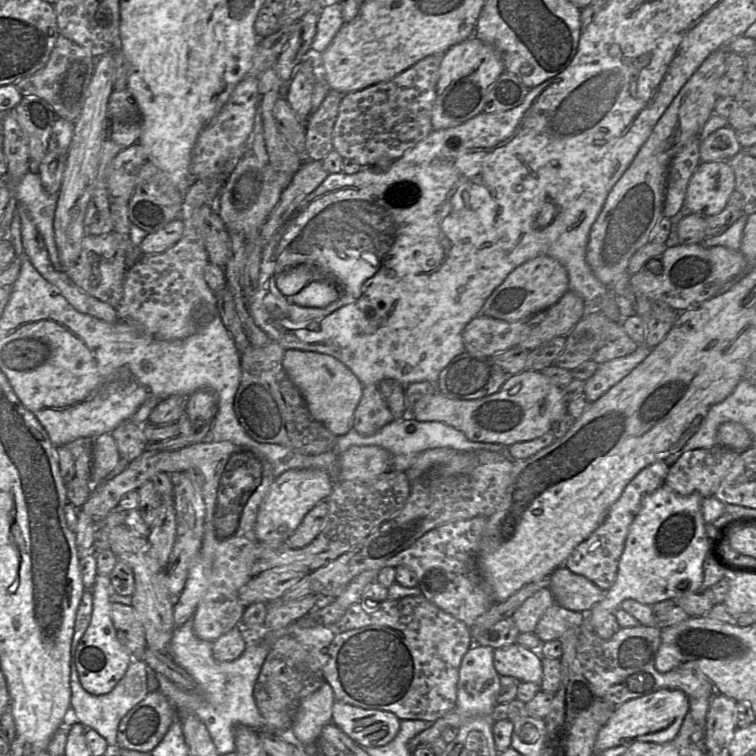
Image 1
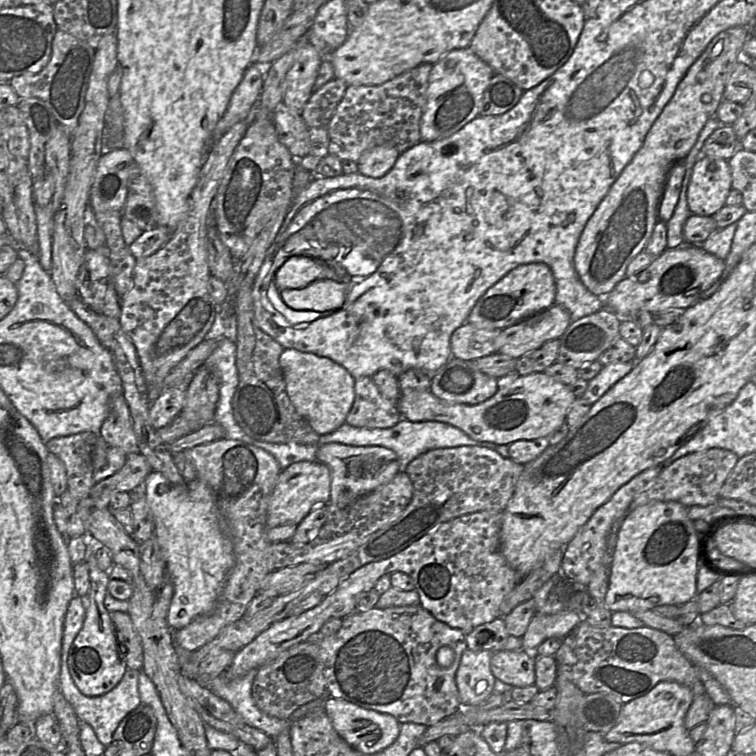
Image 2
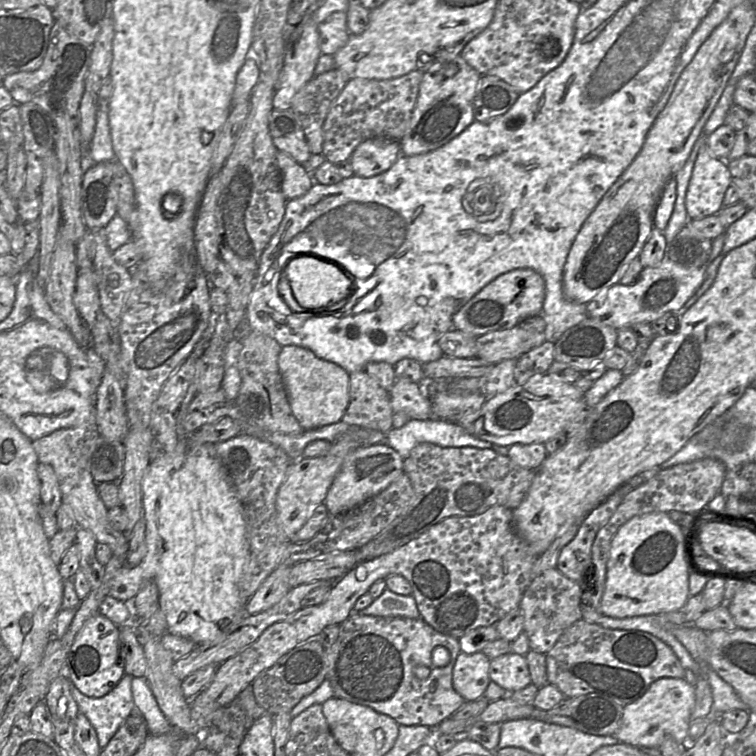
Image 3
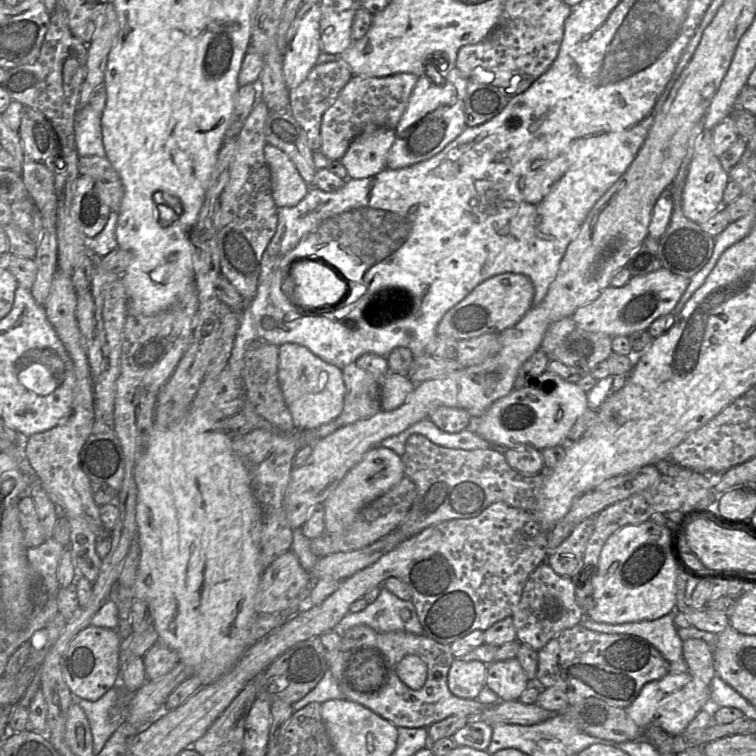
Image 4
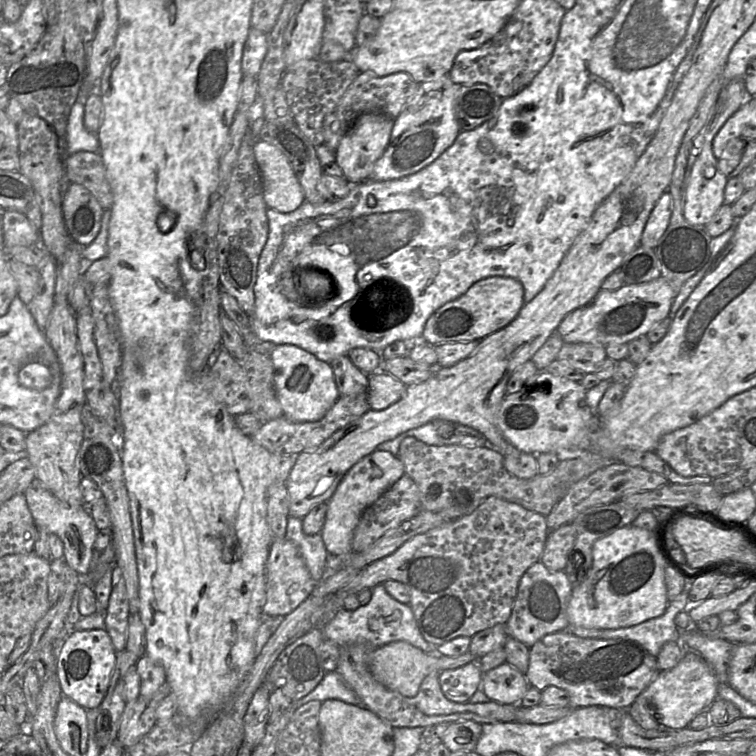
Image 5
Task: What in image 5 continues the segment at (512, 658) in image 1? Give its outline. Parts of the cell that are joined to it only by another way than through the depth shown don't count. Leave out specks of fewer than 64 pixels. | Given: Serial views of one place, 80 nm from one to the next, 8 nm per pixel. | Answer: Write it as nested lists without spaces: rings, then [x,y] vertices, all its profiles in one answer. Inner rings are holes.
[[[505,662],[483,674],[481,689],[491,701],[521,705],[530,685],[523,673]]]

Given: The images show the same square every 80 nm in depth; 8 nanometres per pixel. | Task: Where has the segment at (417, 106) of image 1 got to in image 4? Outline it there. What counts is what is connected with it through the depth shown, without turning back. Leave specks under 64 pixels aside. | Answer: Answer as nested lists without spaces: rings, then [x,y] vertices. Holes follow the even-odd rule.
[[[411,73],[386,77],[353,76],[328,108],[321,121],[321,152],[330,160],[340,160],[351,142],[368,128],[395,130],[418,81]]]

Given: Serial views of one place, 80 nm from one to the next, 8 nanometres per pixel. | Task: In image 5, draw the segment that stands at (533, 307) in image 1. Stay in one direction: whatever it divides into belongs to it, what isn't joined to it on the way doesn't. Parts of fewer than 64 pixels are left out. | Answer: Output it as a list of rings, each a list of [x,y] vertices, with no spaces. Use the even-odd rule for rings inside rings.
[[[504,276],[483,278],[464,294],[434,311],[425,323],[420,340],[431,345],[479,341],[508,325],[524,304],[524,288],[519,280]]]

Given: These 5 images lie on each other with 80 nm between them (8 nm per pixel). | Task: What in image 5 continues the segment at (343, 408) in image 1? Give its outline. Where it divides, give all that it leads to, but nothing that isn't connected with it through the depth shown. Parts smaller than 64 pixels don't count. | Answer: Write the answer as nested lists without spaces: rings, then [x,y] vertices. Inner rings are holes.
[[[290,344],[276,345],[269,354],[273,364],[273,384],[284,416],[295,422],[321,419],[340,397],[331,365],[312,353]]]

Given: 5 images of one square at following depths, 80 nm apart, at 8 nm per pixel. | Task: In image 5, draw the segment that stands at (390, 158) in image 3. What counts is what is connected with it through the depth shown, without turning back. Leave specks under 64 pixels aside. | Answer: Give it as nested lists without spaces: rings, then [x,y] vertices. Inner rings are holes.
[[[364,113],[355,120],[350,130],[343,136],[335,151],[335,161],[342,169],[344,178],[351,185],[371,178],[376,161],[390,142],[393,124],[394,119],[384,114]]]

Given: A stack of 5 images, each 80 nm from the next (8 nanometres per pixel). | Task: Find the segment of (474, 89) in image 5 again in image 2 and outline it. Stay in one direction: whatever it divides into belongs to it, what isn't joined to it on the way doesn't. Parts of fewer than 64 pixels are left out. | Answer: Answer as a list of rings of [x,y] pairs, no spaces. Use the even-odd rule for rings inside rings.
[[[494,74],[483,94],[479,115],[499,115],[513,108],[524,90],[509,78]]]

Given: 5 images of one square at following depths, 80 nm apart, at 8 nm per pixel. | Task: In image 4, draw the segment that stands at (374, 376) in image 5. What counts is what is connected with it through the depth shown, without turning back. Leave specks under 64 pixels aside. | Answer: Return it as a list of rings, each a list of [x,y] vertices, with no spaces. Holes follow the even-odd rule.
[[[388,372],[380,381],[381,409],[390,411],[404,404],[416,384],[405,374]]]

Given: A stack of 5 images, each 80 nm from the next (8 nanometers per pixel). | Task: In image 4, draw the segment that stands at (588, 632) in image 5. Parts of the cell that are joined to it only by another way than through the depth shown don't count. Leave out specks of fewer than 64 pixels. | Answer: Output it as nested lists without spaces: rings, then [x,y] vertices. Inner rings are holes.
[[[674,609],[672,612],[658,618],[655,620],[643,620],[638,622],[628,622],[622,624],[608,624],[596,622],[589,617],[584,617],[580,624],[585,628],[606,634],[629,634],[643,638],[650,642],[661,654],[662,656],[670,663],[678,659],[683,658],[682,655],[682,644],[683,641],[680,639],[677,627],[674,624],[674,616],[677,611]]]

